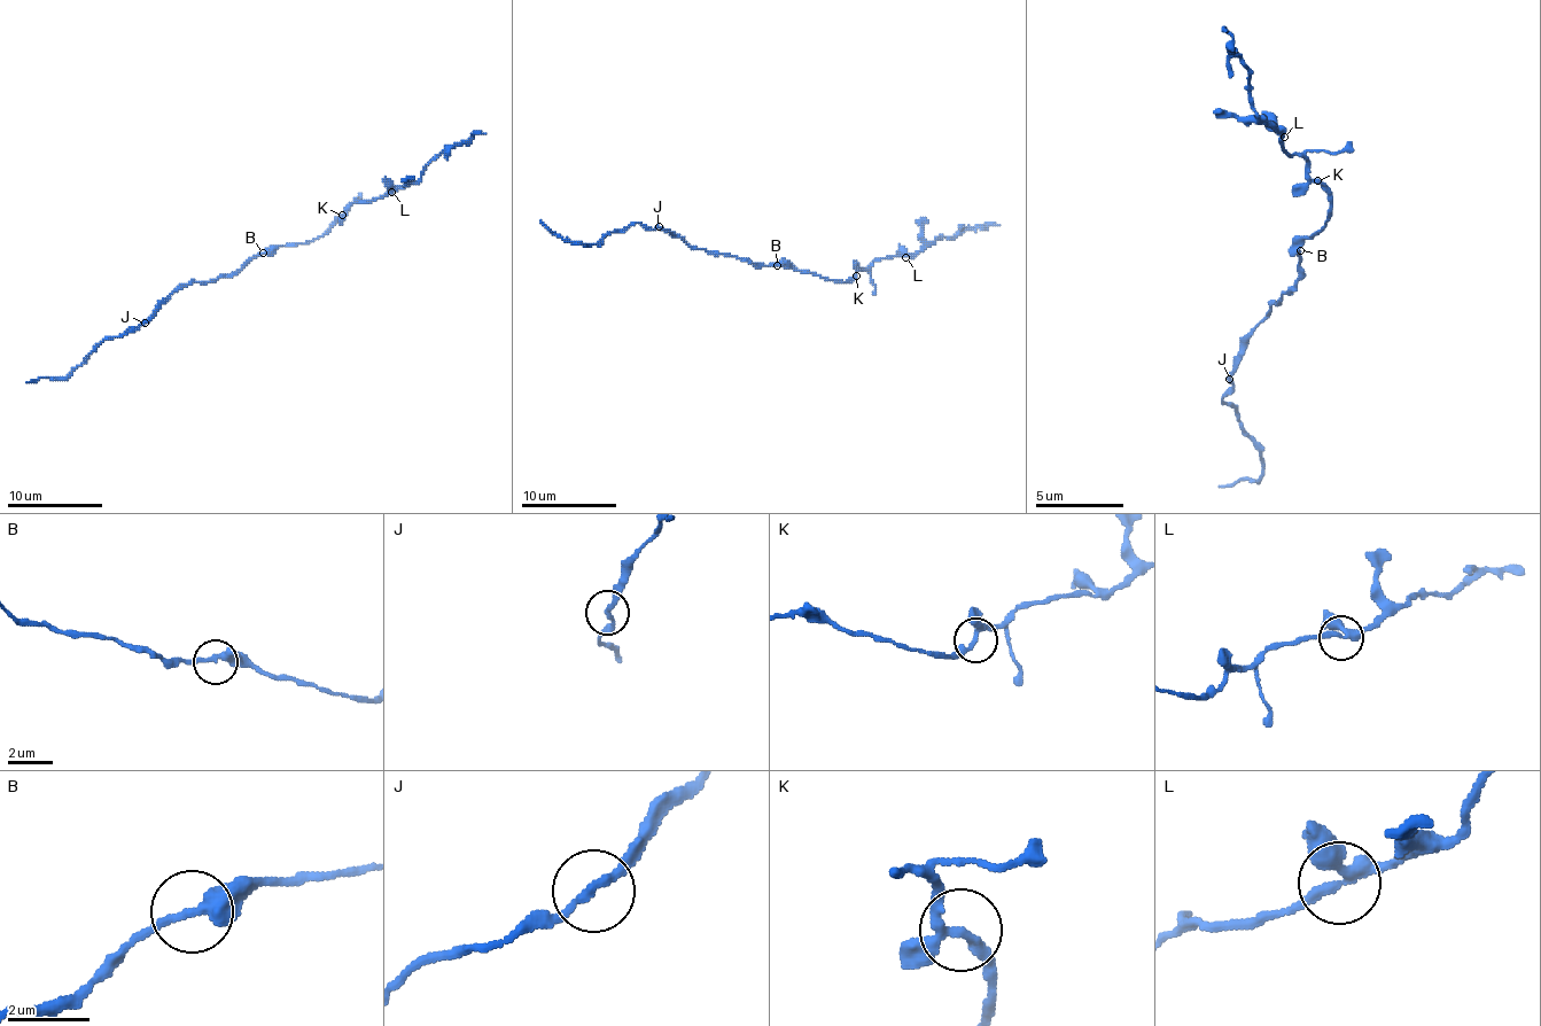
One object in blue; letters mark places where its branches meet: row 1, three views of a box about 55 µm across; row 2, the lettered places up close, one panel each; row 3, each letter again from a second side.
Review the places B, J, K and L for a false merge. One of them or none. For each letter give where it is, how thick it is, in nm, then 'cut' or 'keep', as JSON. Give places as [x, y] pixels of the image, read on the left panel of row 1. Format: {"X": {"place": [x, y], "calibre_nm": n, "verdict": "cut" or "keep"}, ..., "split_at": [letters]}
{"B": {"place": [263, 253], "calibre_nm": 320, "verdict": "keep"}, "J": {"place": [145, 323], "calibre_nm": 190, "verdict": "keep"}, "K": {"place": [342, 215], "calibre_nm": 240, "verdict": "keep"}, "L": {"place": [391, 192], "calibre_nm": 280, "verdict": "keep"}, "split_at": []}

